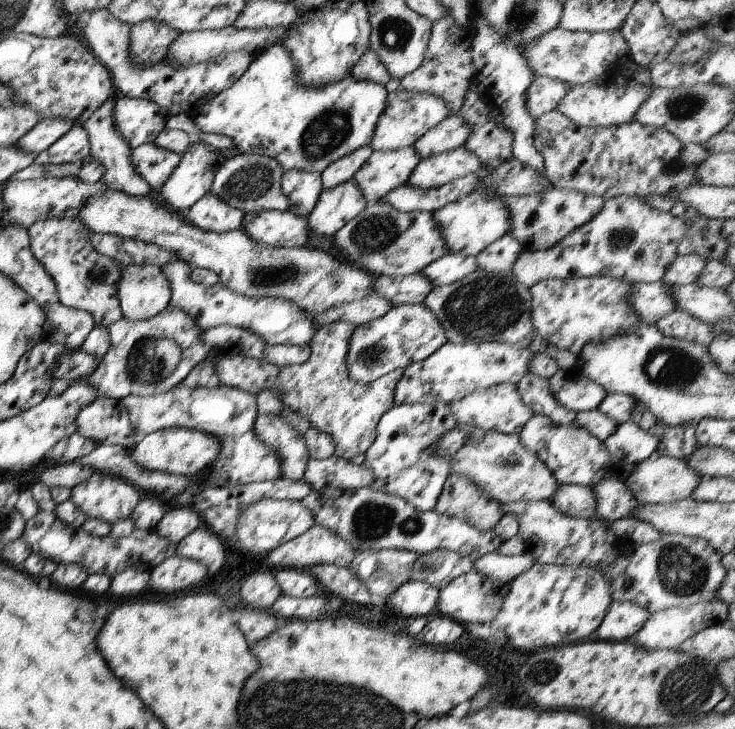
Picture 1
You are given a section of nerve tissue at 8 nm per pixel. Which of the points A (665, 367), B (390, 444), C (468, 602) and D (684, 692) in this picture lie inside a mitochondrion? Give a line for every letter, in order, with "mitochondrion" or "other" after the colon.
A: mitochondrion
B: other
C: other
D: mitochondrion

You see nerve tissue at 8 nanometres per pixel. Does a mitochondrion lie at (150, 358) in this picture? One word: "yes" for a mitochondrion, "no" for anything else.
yes

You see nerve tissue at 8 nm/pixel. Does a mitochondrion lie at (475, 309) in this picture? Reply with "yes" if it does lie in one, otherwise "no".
yes

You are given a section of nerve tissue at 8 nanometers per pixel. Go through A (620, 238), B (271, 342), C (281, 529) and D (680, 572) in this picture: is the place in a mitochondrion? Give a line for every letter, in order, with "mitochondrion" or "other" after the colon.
A: mitochondrion
B: other
C: other
D: mitochondrion

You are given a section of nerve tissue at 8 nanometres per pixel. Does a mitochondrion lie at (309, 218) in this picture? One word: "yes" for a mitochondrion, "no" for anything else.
no

